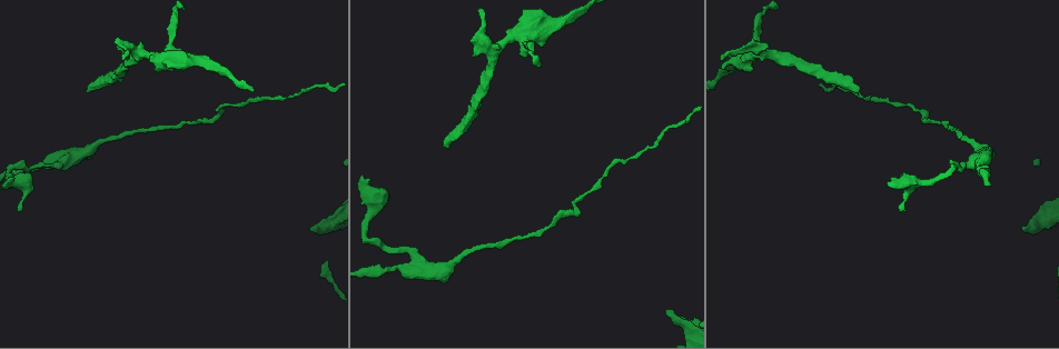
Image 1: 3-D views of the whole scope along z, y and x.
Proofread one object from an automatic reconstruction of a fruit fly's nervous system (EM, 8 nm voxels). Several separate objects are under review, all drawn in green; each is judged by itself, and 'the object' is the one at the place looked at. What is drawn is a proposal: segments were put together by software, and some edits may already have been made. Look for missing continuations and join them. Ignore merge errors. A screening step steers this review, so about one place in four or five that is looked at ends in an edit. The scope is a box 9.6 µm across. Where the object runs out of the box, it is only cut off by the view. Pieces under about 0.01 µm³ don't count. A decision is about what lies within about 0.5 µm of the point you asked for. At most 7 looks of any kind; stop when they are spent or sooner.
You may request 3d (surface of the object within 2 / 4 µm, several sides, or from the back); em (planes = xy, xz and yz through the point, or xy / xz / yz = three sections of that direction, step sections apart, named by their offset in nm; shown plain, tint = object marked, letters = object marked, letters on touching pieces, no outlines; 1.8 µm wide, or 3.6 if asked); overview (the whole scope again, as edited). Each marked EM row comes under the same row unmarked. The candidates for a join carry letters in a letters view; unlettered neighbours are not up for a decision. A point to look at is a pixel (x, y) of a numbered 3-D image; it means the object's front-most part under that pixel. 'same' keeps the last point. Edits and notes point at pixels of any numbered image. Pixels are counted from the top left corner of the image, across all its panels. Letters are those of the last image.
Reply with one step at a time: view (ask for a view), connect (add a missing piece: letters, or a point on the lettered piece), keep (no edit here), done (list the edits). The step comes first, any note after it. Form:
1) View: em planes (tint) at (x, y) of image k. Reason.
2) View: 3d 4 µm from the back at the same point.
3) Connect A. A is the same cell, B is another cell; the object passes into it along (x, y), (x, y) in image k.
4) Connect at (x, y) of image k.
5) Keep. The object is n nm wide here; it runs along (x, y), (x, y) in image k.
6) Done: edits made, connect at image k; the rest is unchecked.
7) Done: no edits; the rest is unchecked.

View: em planes (letters) at (520, 56) of image 1. Free end.

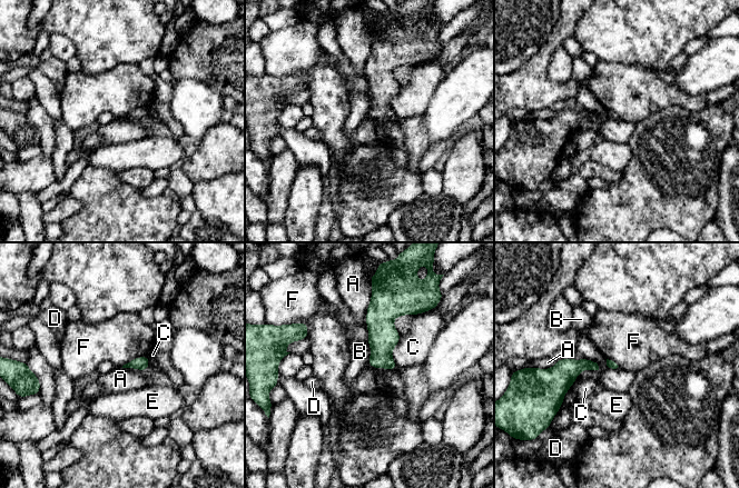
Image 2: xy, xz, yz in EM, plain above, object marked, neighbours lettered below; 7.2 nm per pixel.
Keep. A, B, C, D, E and F are other cells; a border runs along (147, 355), (135, 357), (121, 366) in image 2; none of them fits.

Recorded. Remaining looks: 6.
View: 3d 2 µm at (904, 210) of image 1. Thin end.

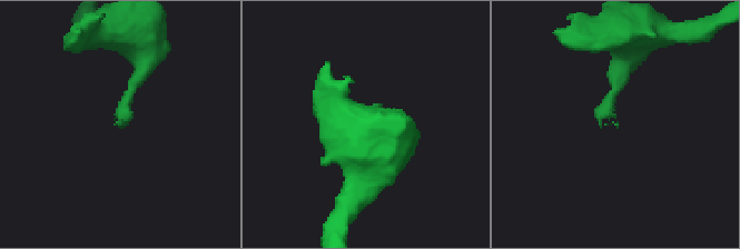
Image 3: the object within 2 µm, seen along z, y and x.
View: em xy step 4 (letters) at (615, 124) of image 3. Now the EM.

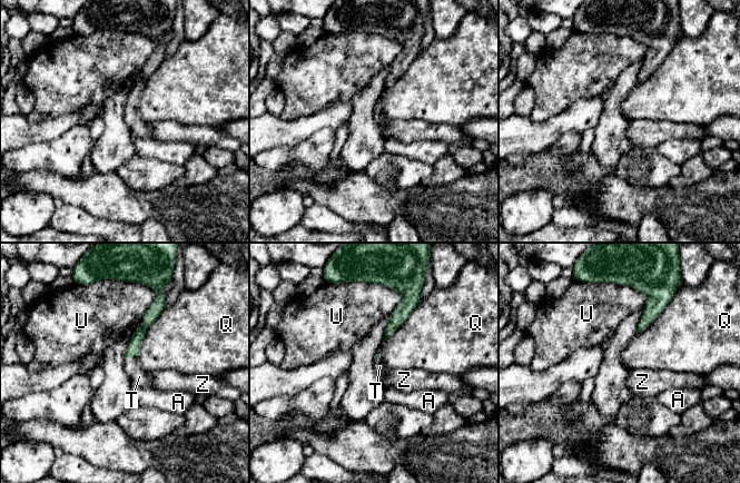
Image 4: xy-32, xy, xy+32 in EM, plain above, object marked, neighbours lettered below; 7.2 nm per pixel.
Connect T. T is the same cell, A, Q, U and Z are other cells; the object passes into it along (134, 347), (130, 356), (139, 376) in image 4; the neuron continues.

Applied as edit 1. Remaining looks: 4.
View: overview.

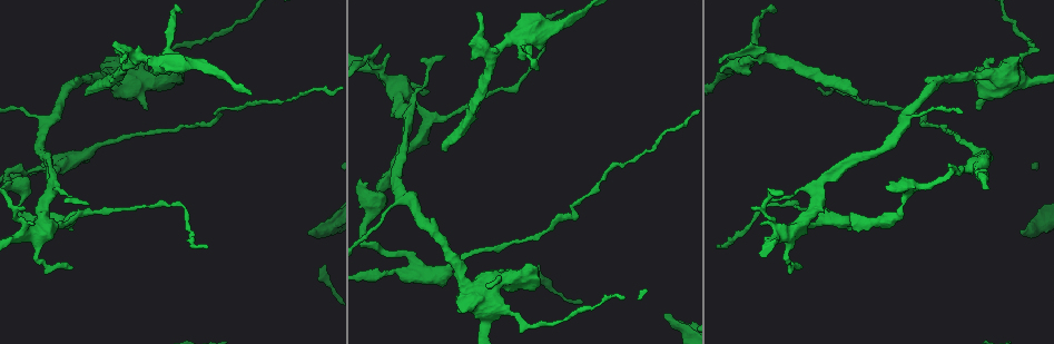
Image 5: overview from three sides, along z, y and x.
View: 3d 2 µm at (70, 268) of image 5. An open end.

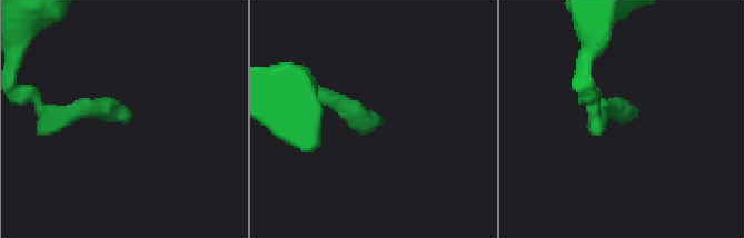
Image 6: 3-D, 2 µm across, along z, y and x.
View: em planes (tint) at (126, 123) of image 6. Shape alone is not enough.

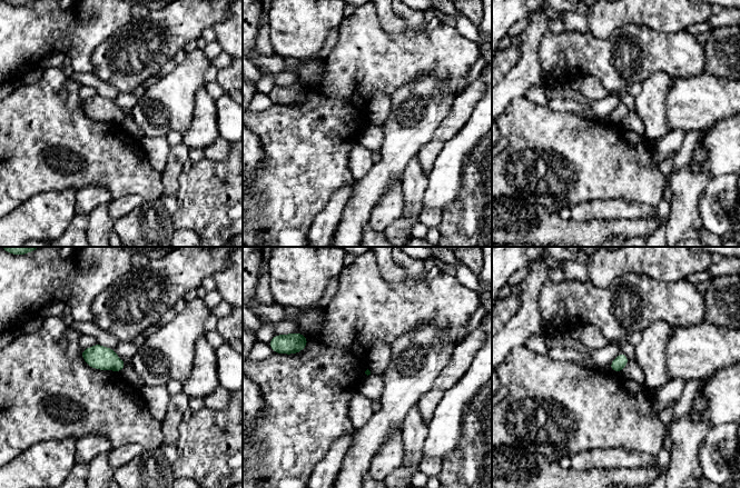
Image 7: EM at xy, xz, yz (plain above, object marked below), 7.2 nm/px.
View: em planes (letters) at the same point.

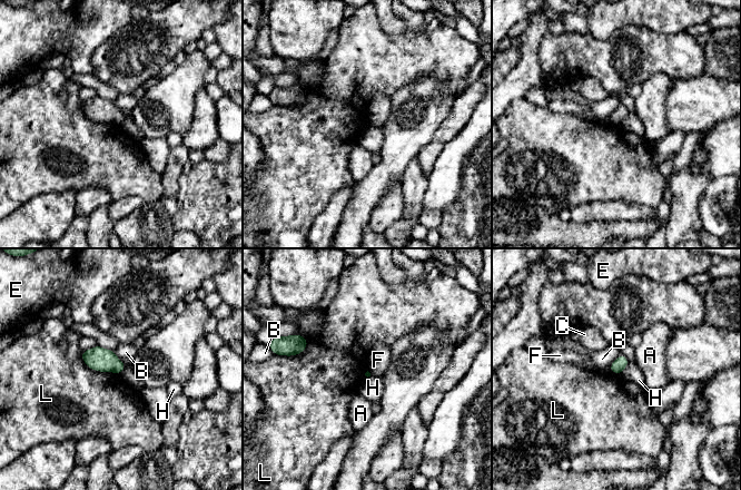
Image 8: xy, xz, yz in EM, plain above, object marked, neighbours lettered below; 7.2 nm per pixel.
Keep. A, B, C, E, F, H and L are other cells; a border runs along (80, 352), (89, 368), (119, 374) in image 8; none of them fits.

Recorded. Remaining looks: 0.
Done: edits made, connect at image 4; the rest is unchecked.

